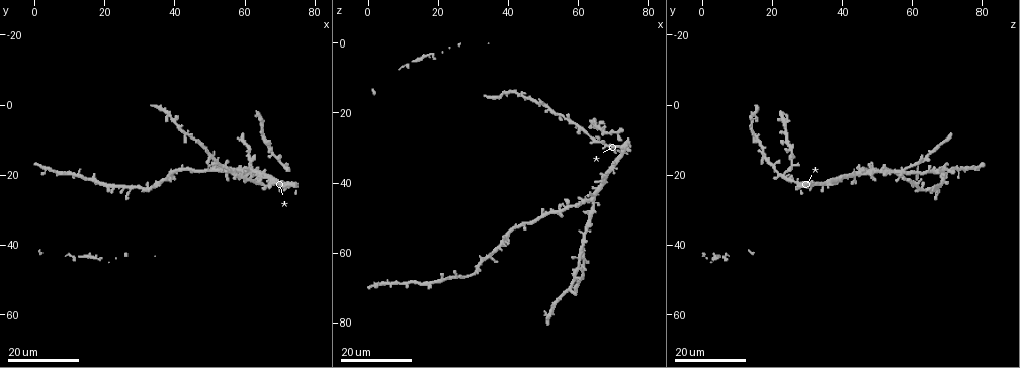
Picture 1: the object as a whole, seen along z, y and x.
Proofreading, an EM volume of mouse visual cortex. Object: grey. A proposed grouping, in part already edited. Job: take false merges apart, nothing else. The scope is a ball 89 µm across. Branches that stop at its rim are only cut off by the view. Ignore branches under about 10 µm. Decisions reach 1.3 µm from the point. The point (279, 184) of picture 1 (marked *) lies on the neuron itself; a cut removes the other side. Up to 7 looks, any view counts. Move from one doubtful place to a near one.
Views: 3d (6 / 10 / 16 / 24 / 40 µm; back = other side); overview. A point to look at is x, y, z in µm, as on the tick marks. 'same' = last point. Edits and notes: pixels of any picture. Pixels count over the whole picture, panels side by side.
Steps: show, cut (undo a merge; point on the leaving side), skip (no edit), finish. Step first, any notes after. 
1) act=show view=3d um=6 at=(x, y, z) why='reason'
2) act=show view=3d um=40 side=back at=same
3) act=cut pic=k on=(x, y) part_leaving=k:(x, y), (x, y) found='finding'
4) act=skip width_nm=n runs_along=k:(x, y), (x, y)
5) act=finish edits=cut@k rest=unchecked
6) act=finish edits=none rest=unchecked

act=show view=3d um=16 at=(66.0, 23.5, 28.5) why='two arms in line, one across'

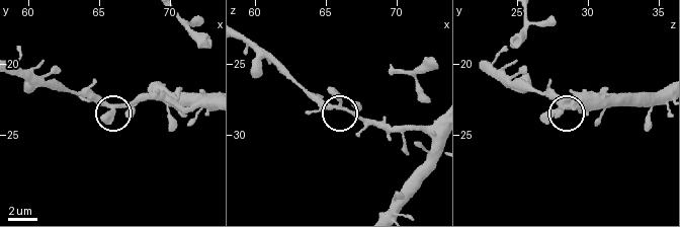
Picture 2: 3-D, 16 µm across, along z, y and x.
act=show view=3d um=6 at=(65.8, 23.0, 28.0)

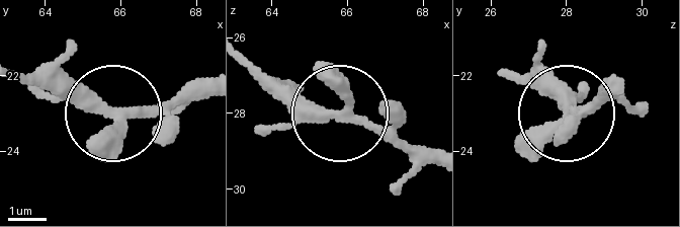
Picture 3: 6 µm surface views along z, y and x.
act=skip runs_along=3:(436, 162), (368, 127), (301, 110), (274, 88) found='one neuron here'

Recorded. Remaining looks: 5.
act=show view=3d um=16 at=(38.0, 3.0, 15.0) why='looks like a crossing'

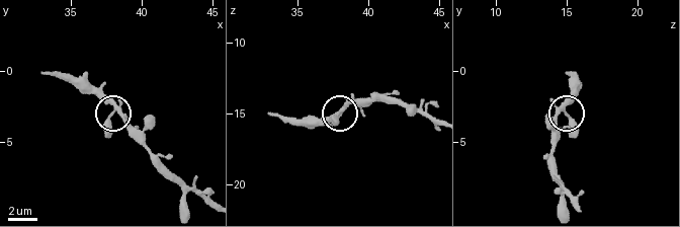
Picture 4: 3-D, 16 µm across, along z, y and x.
act=show view=3d um=6 at=(38.2, 2.6, 14.8)

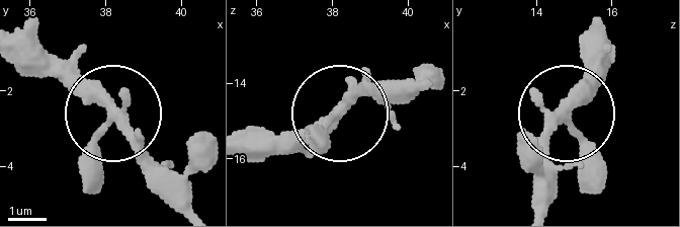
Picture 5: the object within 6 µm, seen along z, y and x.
act=show view=3d um=6 side=back at=(38.15, 2.55, 14.85) why='from behind'

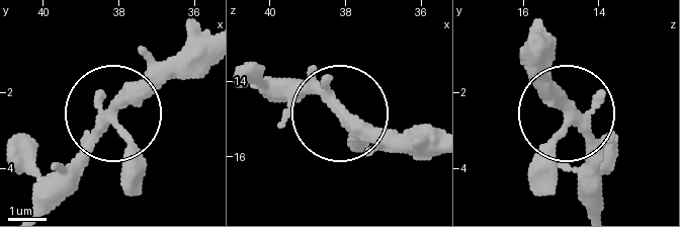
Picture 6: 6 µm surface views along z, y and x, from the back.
act=skip runs_along=6:(600, 206), (587, 138), (526, 44) found='continuous, no second neuron'

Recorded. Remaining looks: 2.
act=show view=3d um=24 at=(64.5, 19.5, 45.0) why='small branch off a trunk'

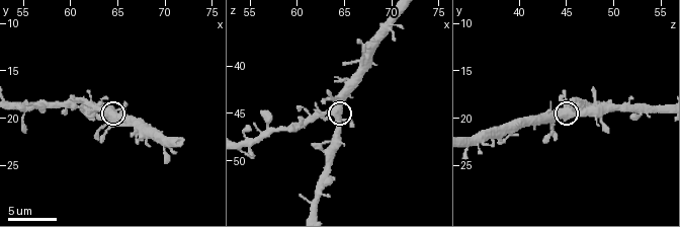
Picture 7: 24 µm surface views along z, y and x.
act=show view=3d um=10 at=(64.2, 20.0, 45.0)

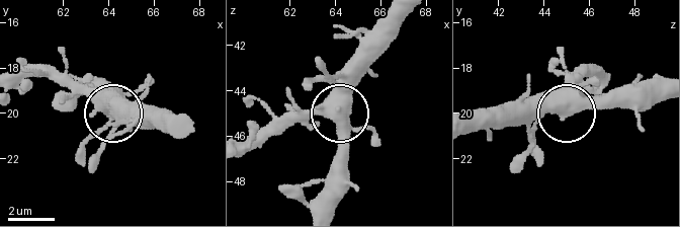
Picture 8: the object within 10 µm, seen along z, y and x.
act=skip found='all the same neuron'

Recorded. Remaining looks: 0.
act=finish edits=none rest=unchecked

